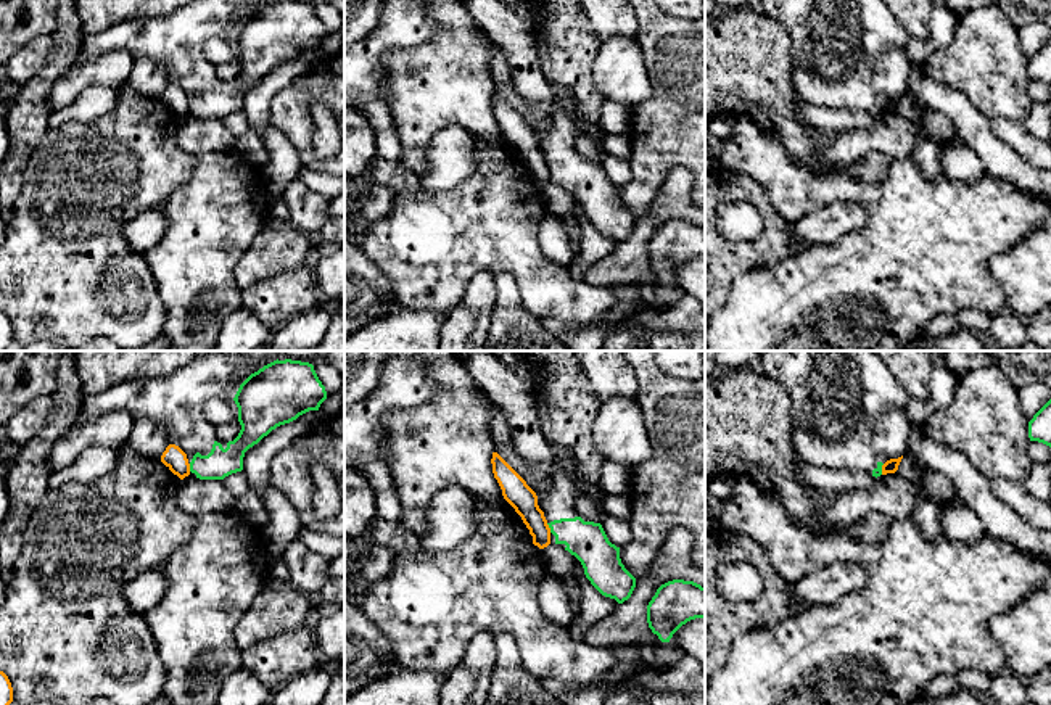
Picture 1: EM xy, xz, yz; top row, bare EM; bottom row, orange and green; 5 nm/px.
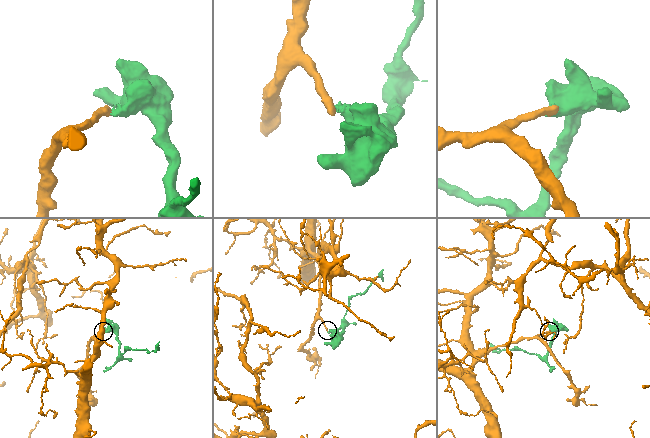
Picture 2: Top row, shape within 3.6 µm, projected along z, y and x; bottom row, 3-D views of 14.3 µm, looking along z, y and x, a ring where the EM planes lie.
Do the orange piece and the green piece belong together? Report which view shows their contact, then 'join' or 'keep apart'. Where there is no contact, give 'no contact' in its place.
meets orange in xz; keep apart

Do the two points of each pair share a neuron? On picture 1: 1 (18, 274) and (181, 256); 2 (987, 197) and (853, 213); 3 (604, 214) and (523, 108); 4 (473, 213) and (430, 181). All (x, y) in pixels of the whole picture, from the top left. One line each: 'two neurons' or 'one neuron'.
1: two neurons
2: two neurons
3: one neuron
4: two neurons

